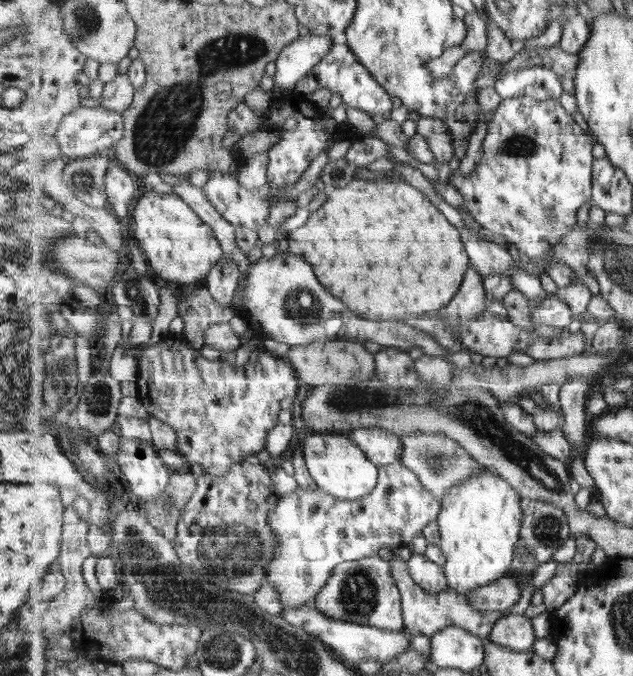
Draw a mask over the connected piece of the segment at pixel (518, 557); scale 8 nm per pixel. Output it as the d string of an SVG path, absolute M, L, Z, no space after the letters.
M524 497L522 499L522 507L522 534L512 562L512 575L514 574L513 572L521 574L533 573L539 564L551 561L551 556L555 554L555 550L559 550L569 540L569 537L573 536L572 528L567 522L567 516L565 516L565 510L558 507L555 503L536 501Z

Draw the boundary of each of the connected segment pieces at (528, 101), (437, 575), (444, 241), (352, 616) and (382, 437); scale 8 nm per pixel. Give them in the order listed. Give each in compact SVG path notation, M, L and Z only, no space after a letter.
M531 97L502 99L491 113L487 135L482 140L482 157L470 177L463 177L459 169L449 177L450 183L460 190L466 208L476 222L483 229L500 234L508 244L515 245L520 253L531 260L543 263L547 267L547 275L558 289L567 288L579 280L567 264L551 260L549 255L551 249L561 243L561 239L577 228L575 224L579 210L592 200L593 146L597 141L592 134L583 136L585 130L565 112L558 100L543 101Z
M413 554L408 559L410 573L416 583L419 583L426 591L439 594L449 588L448 578L444 566L433 562L425 555Z
M391 178L372 182L355 179L344 187L331 189L326 201L315 212L309 211L304 226L287 232L286 240L289 254L307 260L328 291L333 290L351 310L369 320L410 321L425 312L447 308L470 266L461 232L445 218L443 211L411 183Z
M379 555L339 564L315 601L318 609L331 618L392 631L404 628L402 591L391 574L390 564Z
M359 427L348 433L378 467L401 461L404 451L404 442L400 435L388 432L379 427Z

